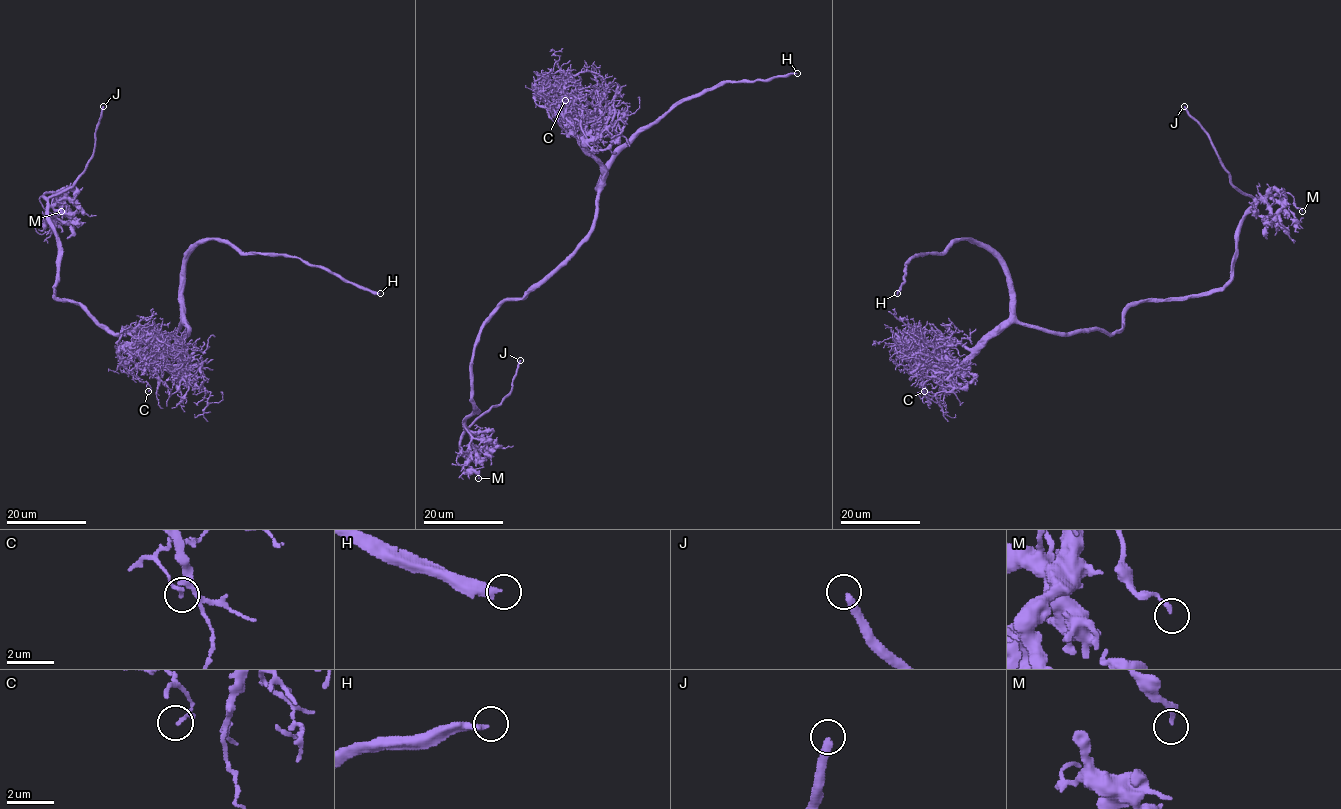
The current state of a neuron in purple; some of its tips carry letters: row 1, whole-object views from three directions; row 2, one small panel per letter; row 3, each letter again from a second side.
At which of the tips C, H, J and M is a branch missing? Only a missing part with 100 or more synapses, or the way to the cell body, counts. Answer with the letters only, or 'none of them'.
H

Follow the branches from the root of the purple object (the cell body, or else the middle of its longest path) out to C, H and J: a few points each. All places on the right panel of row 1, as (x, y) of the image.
C: (1097, 329), (1052, 332), (1007, 322), (961, 362), (932, 364), (922, 355), (933, 376), (920, 384), (924, 391)
H: (1097, 329), (1052, 332), (1023, 325), (1010, 303), (1005, 267), (969, 239), (913, 257), (897, 293)
J: (1097, 329), (1117, 332), (1133, 305), (1208, 295), (1230, 278), (1237, 228), (1253, 199), (1232, 184), (1184, 106)

